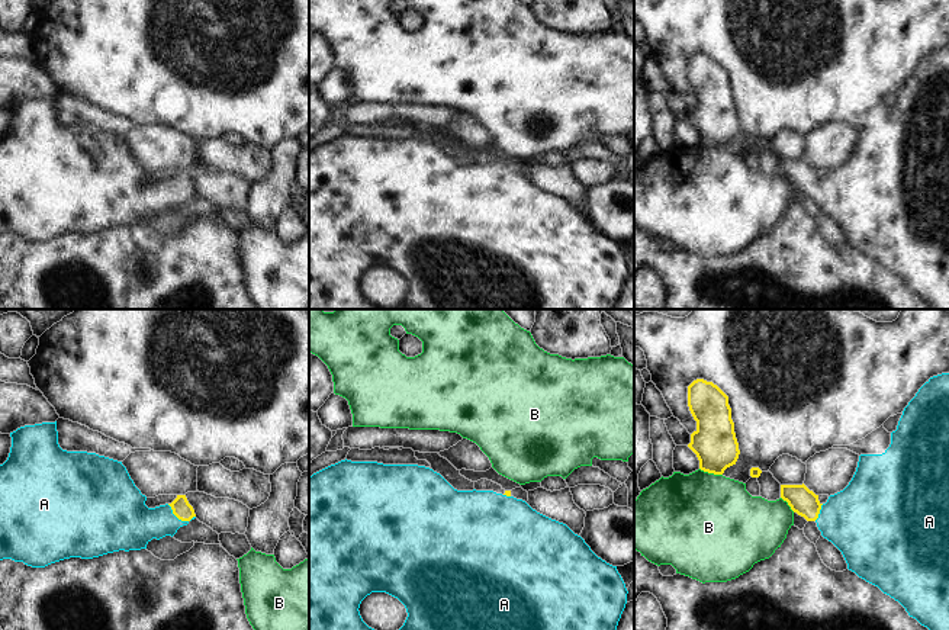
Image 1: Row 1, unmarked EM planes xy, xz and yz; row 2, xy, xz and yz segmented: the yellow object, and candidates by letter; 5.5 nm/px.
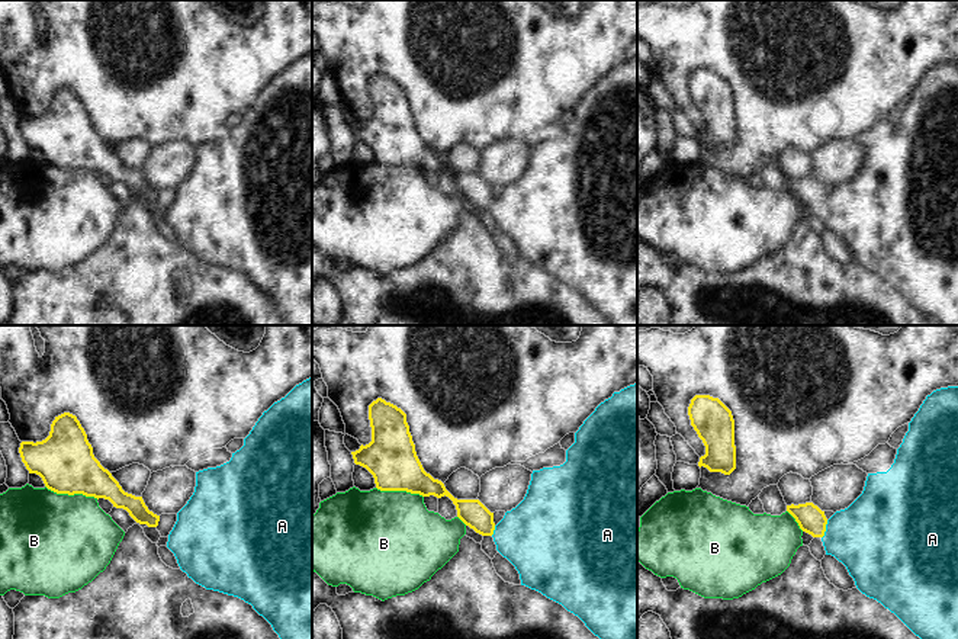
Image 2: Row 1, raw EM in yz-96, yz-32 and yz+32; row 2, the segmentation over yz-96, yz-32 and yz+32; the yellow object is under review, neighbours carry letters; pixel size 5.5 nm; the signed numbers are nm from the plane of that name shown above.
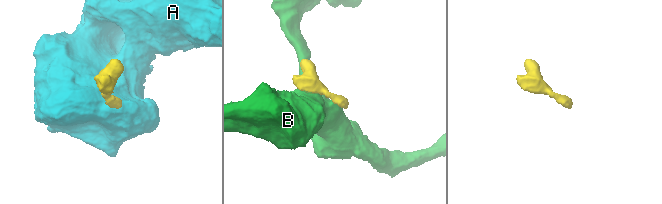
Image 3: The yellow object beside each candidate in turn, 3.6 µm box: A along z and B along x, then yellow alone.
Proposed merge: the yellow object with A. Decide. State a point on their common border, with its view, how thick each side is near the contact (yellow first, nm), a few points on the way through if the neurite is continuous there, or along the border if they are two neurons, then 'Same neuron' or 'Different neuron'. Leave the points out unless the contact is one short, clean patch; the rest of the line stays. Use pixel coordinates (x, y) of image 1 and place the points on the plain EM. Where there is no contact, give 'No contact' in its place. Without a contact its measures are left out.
Touches yellow at xy (180, 193). Thickness 100 nm (yellow) against 240 nm. Path across: xy (182, 183), (180, 193), (137, 199). Same neuron

